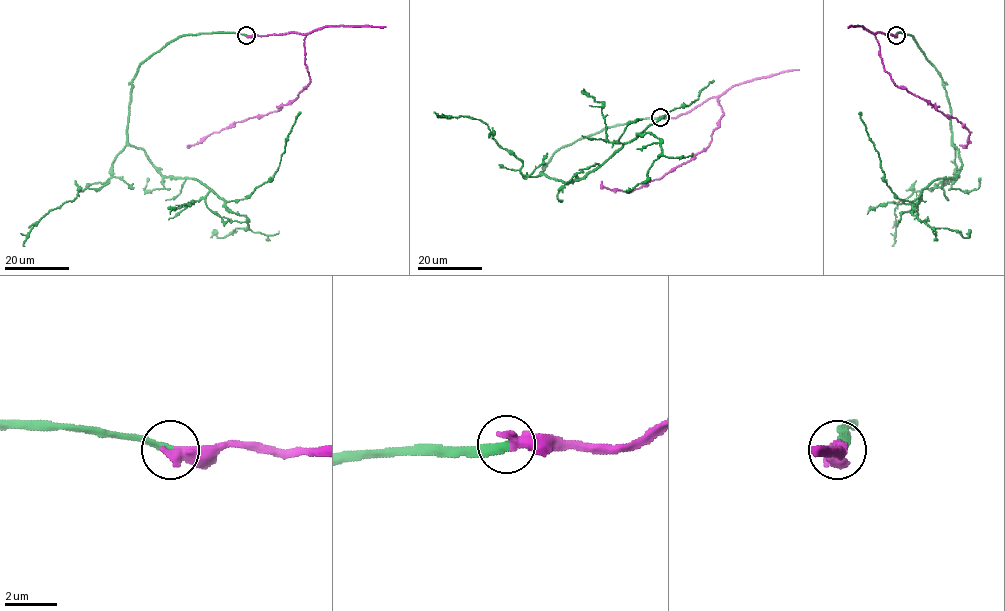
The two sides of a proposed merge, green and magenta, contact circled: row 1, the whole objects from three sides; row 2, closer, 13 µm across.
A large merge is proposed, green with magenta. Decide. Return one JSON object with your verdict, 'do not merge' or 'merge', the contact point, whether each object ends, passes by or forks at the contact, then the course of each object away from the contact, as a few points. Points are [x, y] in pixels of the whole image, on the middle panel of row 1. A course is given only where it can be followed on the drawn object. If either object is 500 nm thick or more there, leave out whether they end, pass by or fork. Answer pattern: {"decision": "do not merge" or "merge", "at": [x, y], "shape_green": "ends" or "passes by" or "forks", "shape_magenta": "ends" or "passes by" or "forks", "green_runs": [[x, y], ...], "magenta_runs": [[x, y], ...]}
{"decision": "merge", "at": [660, 117], "green_runs": [[660, 117], [605, 127], [562, 146], [541, 173], [570, 183], [584, 178], [669, 111], [695, 100], [714, 81]], "magenta_runs": [[661, 117], [677, 117], [718, 96], [723, 112], [710, 144], [661, 178], [629, 192], [604, 187], [601, 181]]}

